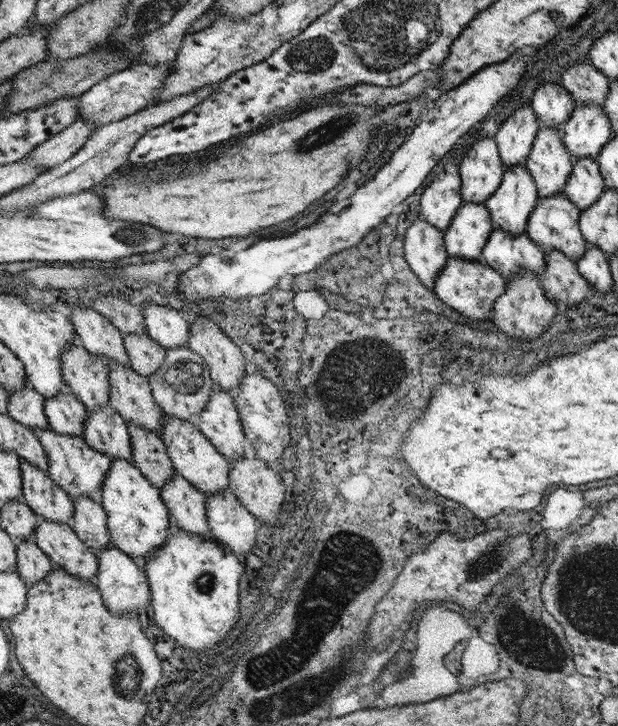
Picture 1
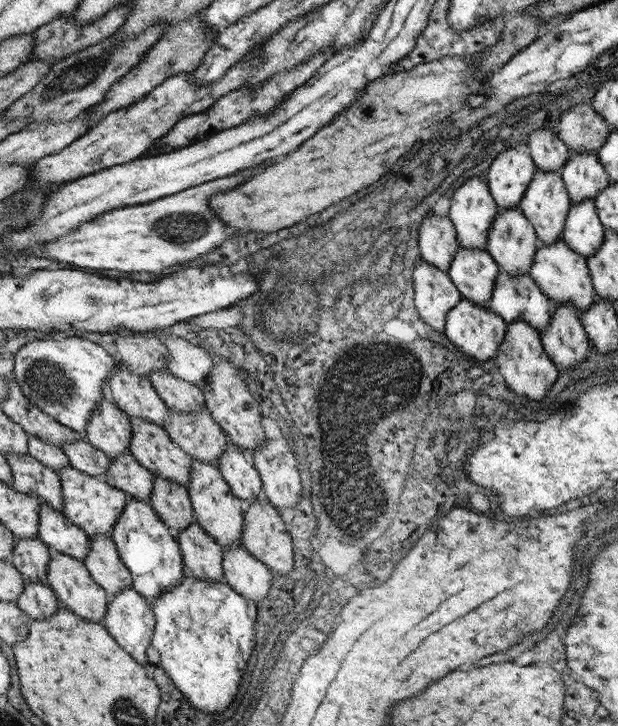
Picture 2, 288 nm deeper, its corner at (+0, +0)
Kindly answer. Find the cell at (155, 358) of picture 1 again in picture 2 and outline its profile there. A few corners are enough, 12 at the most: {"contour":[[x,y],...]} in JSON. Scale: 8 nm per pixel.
{"contour":[[169,370],[147,378],[167,408],[195,412],[205,394]]}

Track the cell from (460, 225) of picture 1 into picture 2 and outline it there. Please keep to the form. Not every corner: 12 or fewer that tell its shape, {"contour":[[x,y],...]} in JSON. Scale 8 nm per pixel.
{"contour":[[461,248],[449,278],[461,298],[489,306],[499,266],[487,250]]}

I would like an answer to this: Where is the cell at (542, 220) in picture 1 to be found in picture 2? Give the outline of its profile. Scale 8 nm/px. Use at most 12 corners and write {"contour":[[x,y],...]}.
{"contour":[[563,238],[539,242],[527,274],[555,304],[589,310],[587,260]]}

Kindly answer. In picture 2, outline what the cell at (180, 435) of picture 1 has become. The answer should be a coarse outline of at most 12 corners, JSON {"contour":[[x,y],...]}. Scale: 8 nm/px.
{"contour":[[191,458],[193,520],[221,548],[241,544],[245,504],[219,468]]}

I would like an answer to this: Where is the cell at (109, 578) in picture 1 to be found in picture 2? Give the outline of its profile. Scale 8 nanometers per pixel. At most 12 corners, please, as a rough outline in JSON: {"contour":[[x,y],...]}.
{"contour":[[137,590],[111,598],[101,624],[139,664],[155,612]]}

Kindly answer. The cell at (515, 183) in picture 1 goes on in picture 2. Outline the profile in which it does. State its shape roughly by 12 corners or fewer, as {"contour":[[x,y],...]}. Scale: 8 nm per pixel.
{"contour":[[519,208],[499,210],[485,248],[499,270],[527,274],[539,240]]}

